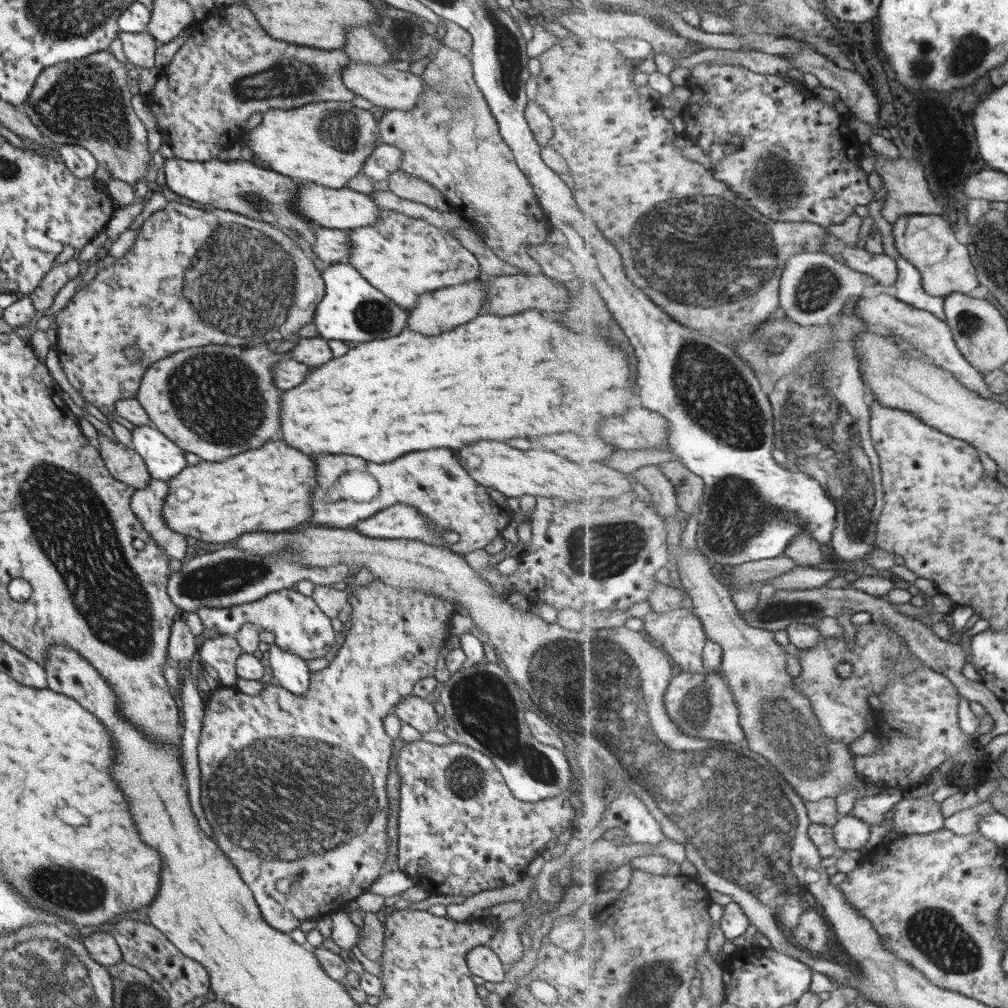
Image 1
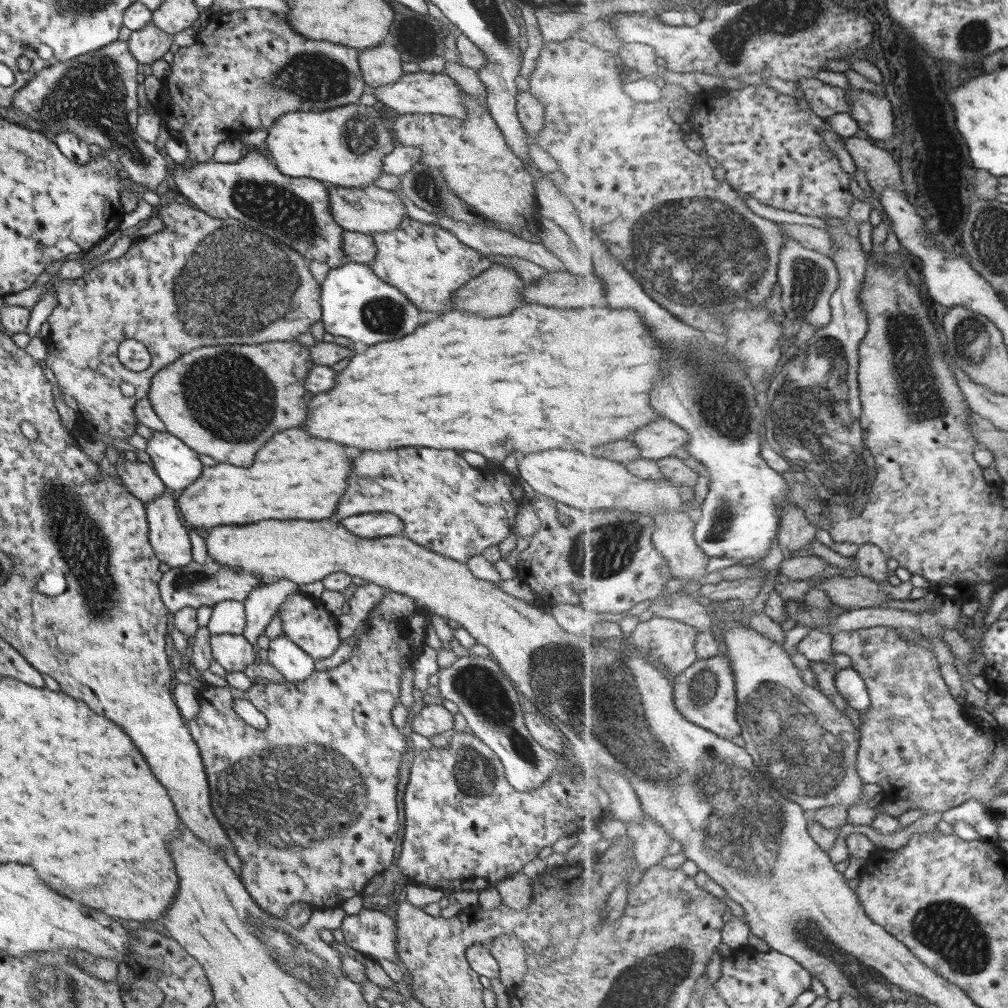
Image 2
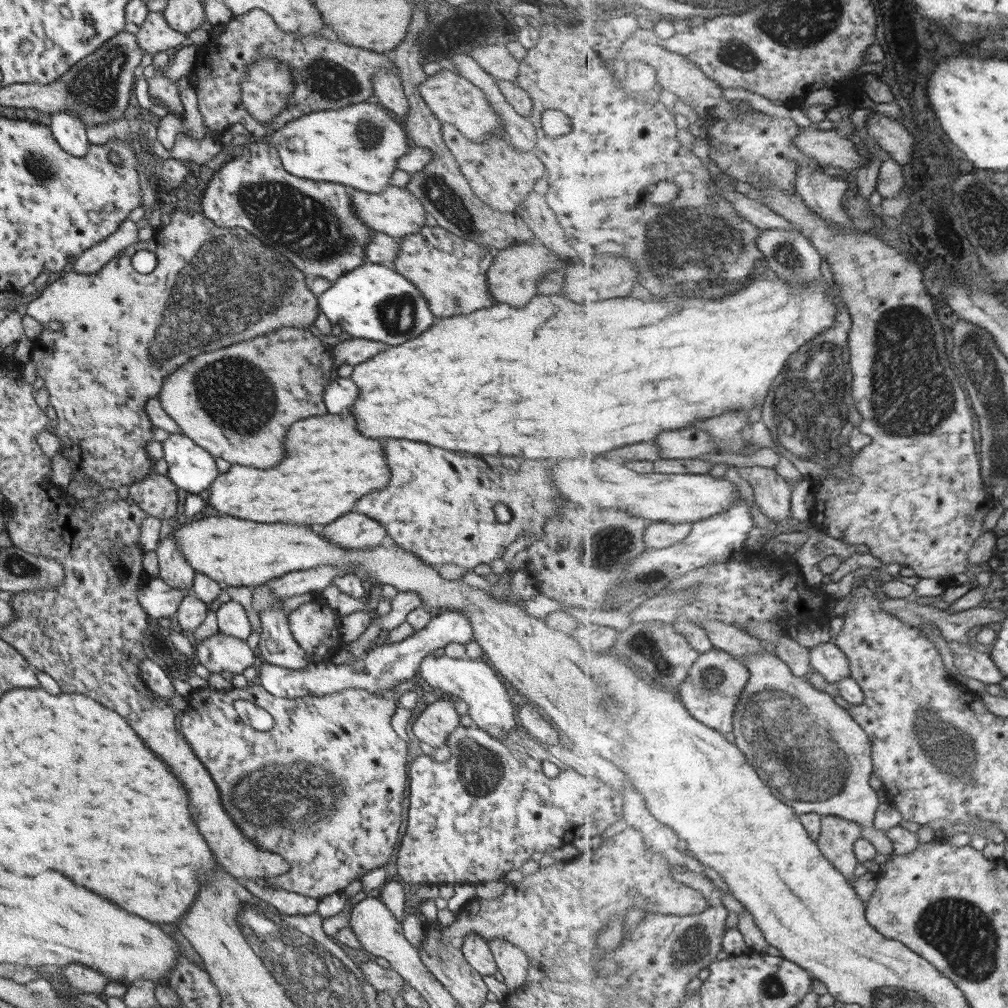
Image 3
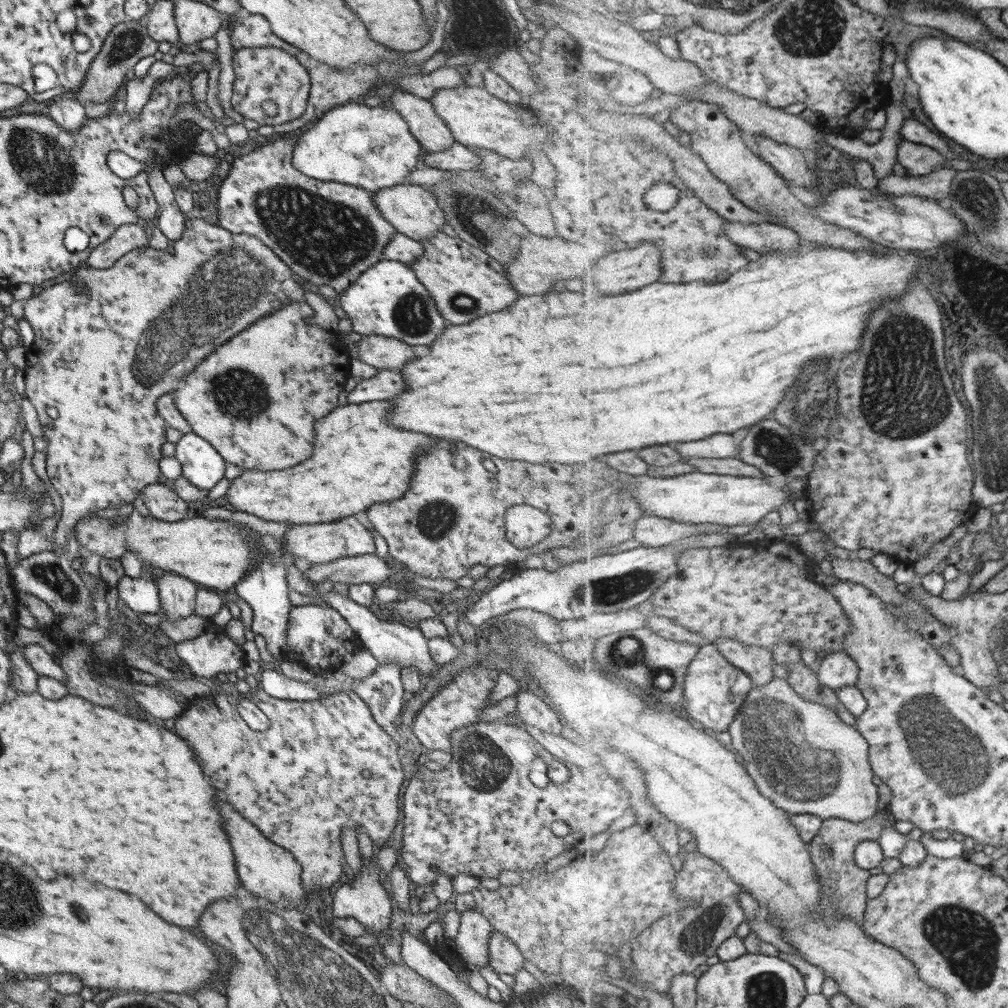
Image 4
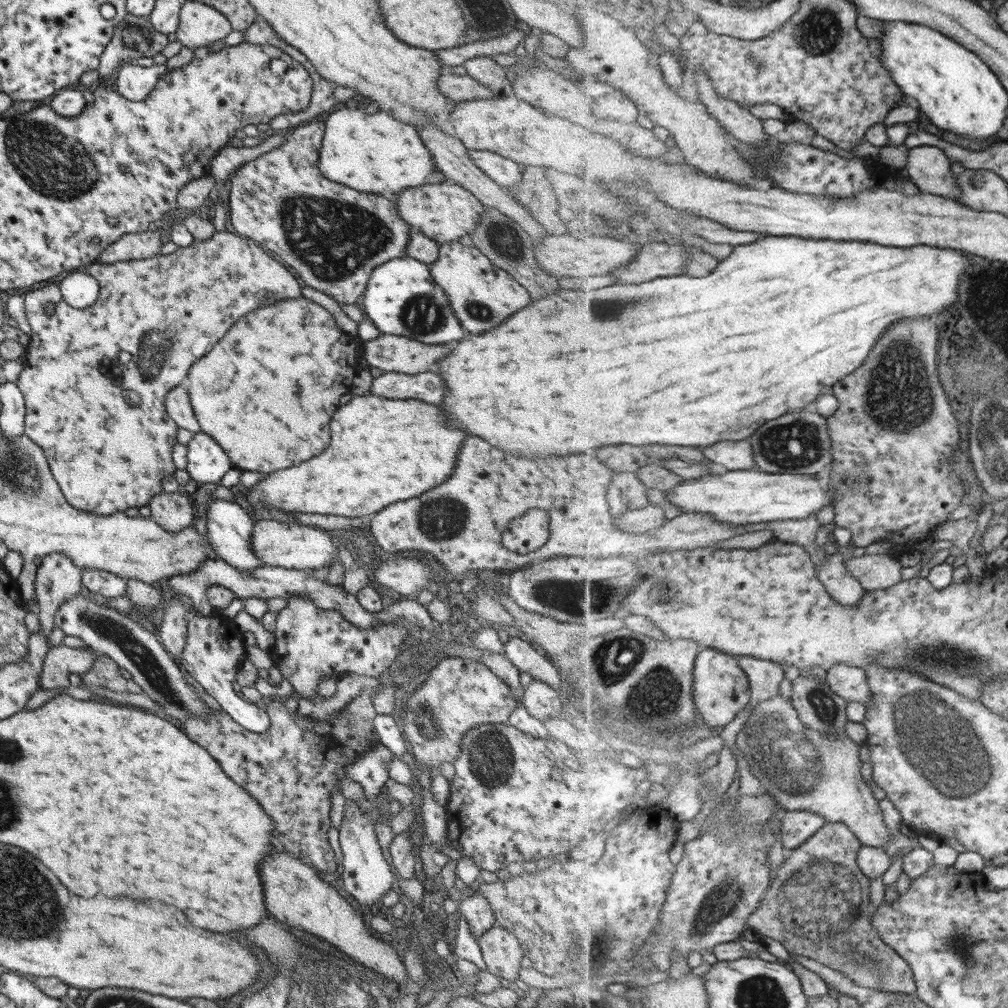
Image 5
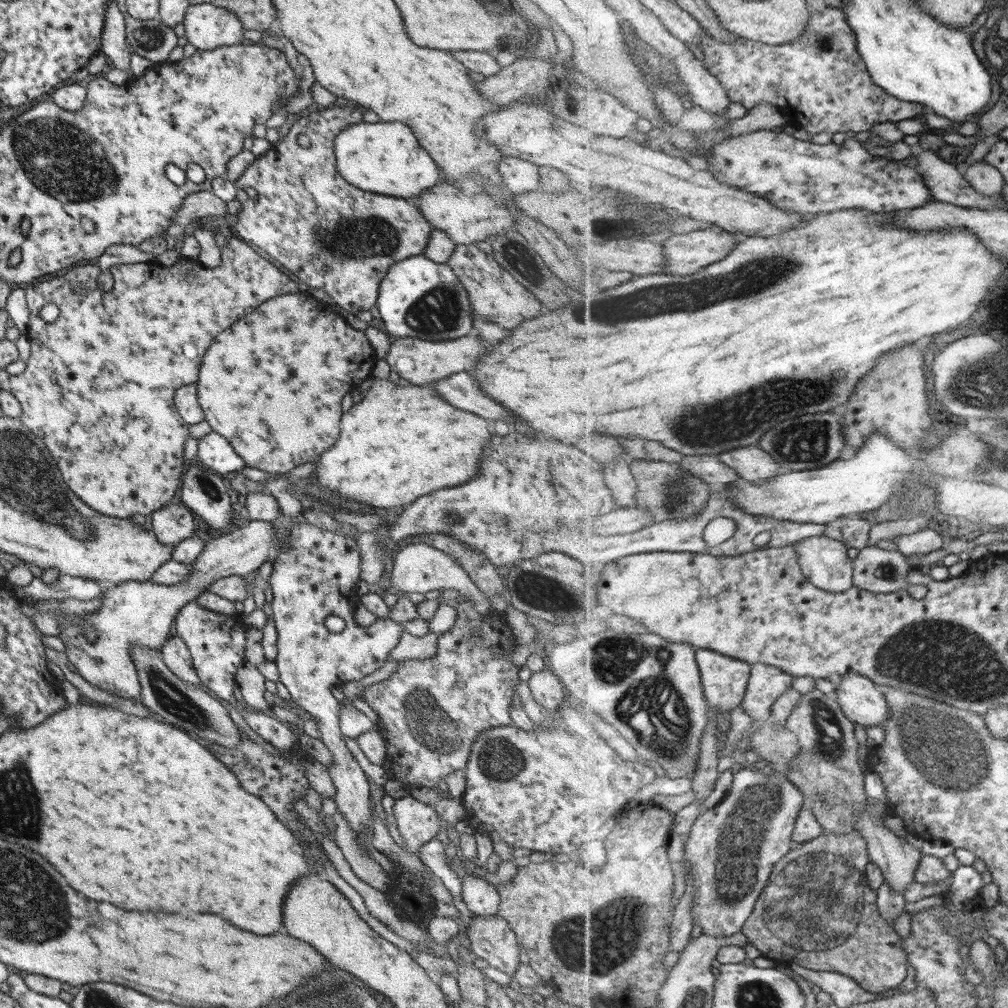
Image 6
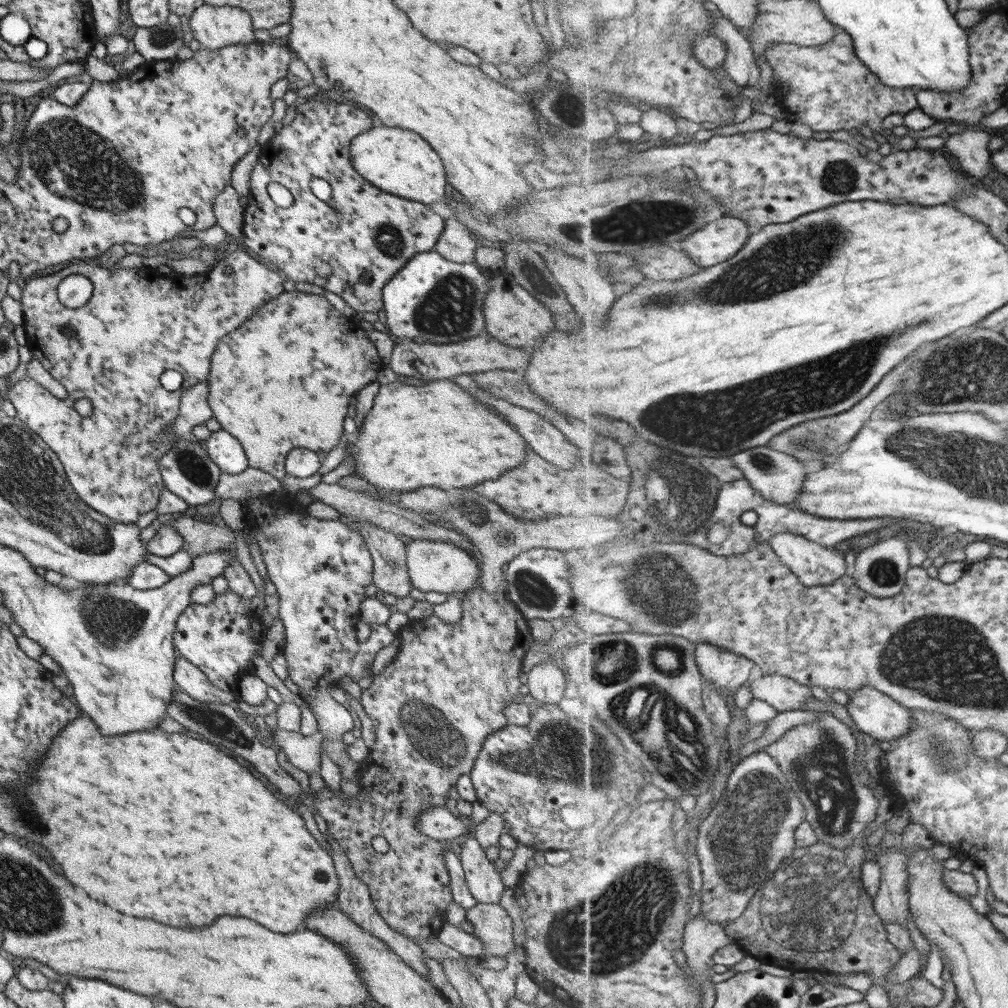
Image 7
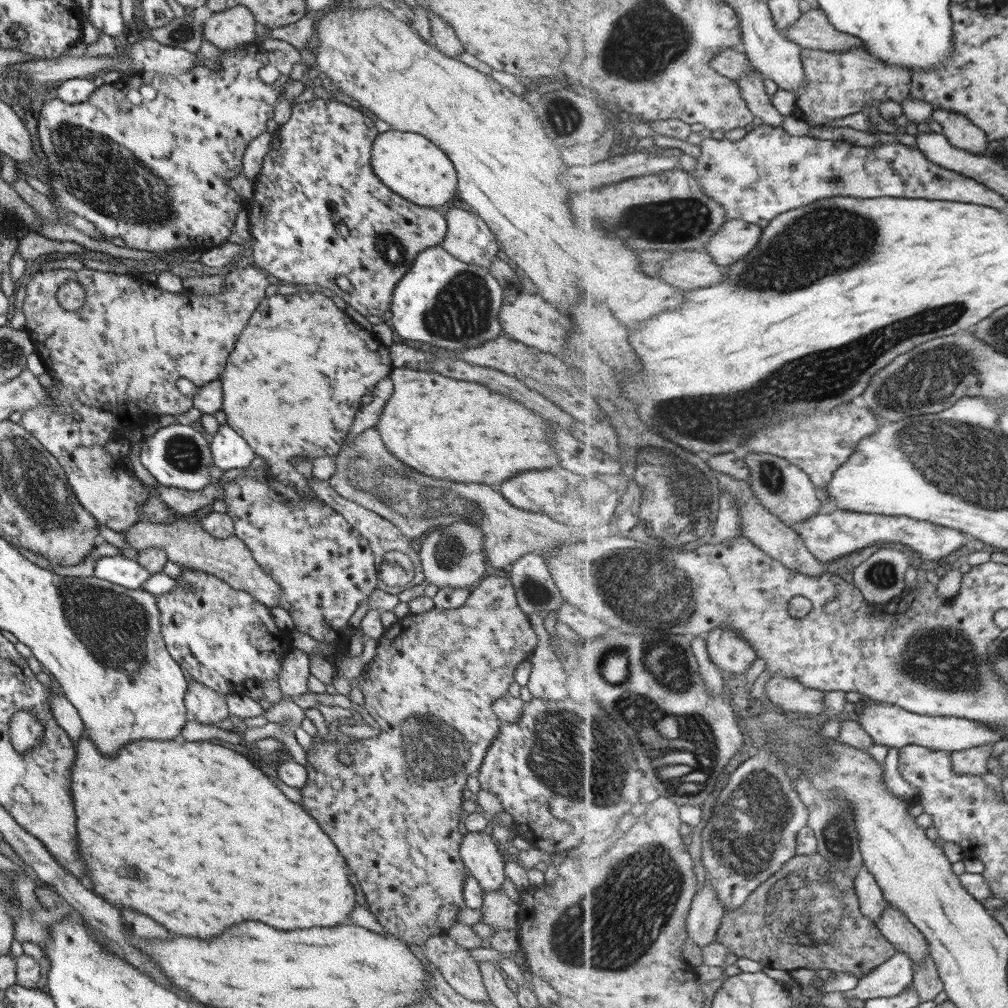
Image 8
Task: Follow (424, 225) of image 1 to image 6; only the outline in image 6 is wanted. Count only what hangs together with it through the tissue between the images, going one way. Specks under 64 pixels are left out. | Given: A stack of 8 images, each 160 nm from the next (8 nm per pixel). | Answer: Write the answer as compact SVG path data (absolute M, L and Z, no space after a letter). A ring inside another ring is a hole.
M455 246L455 251L445 264L451 268L455 280L459 280L459 284L467 291L473 328L485 342L499 344L501 340L509 338L511 330L519 322L539 316L539 301L502 270L491 255L479 251L475 246Z

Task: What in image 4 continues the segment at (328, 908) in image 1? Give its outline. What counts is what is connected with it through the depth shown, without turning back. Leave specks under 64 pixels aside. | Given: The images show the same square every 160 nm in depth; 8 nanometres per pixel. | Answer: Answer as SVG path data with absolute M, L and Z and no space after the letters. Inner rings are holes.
M255 688L247 695L239 695L235 692L223 694L221 691L213 693L208 697L195 697L188 700L184 710L175 719L175 735L182 738L197 756L197 762L203 766L203 772L211 778L211 784L215 784L217 790L225 792L225 800L237 808L237 812L247 818L251 825L259 830L259 833L274 842L277 846L284 848L288 853L293 855L293 858L300 864L301 869L301 884L305 890L315 890L315 888L328 888L333 882L339 881L339 876L343 873L341 871L341 861L343 860L342 848L340 845L340 837L343 830L353 830L356 834L356 827L361 828L364 833L372 840L375 850L384 846L387 838L393 832L397 822L397 802L399 798L399 786L403 782L403 772L401 771L400 760L397 756L398 746L396 742L383 731L383 727L375 723L369 708L359 699L353 691L340 691L335 695L326 696L311 701L289 701L272 698L269 694ZM241 699L248 699L257 709L261 710L265 717L269 720L269 729L264 732L254 732L247 730L241 725L241 718L239 718L235 704Z

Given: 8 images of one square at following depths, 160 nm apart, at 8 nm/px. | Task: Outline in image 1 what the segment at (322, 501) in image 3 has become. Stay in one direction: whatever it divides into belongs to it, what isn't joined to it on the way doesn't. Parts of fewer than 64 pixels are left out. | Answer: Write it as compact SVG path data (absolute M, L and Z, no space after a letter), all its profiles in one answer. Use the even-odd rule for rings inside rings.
M283 440L265 442L259 450L247 450L221 462L201 461L186 467L167 481L167 496L162 504L162 517L166 527L174 533L191 536L216 546L228 546L237 536L253 530L265 532L287 531L312 515L312 491L317 485L313 458L287 446Z

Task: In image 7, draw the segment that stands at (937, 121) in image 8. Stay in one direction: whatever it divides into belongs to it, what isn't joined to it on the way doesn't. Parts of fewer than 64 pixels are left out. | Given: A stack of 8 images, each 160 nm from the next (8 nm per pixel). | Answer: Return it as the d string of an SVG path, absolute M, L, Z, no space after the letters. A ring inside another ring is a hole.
M959 127L959 132L951 132L951 135L945 140L944 149L946 149L950 155L955 156L958 159L958 168L969 176L974 177L979 183L985 176L989 176L991 172L992 152L989 151L989 142L991 137L984 131L973 131Z

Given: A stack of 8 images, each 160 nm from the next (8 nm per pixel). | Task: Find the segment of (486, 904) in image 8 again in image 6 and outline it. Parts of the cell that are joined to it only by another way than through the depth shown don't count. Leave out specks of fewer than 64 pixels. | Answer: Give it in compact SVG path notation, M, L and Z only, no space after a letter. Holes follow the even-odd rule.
M472 914L465 926L471 952L481 958L481 960L485 960L489 967L512 976L520 964L519 947L516 936L507 924L507 921L497 914L486 917Z

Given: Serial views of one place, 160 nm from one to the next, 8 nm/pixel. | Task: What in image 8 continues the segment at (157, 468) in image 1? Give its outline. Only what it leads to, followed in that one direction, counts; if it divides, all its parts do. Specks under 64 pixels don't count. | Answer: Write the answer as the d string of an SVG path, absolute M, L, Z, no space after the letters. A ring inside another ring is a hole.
M227 423L218 426L208 445L212 463L222 471L245 468L254 457L251 447Z

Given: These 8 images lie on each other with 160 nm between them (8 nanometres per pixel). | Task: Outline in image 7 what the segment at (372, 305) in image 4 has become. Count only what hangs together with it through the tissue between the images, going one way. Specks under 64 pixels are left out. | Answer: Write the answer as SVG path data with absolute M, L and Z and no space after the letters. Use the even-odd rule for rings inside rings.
M434 251L413 255L383 286L386 329L402 340L441 345L483 334L481 308L488 288L482 274L475 262L451 262Z

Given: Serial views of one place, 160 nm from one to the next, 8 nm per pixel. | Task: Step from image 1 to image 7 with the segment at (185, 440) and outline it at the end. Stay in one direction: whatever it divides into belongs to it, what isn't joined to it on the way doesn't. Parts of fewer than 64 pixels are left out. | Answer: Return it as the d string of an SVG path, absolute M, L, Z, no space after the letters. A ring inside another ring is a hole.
M283 291L278 293L275 298L262 304L243 324L240 324L235 330L229 332L215 345L213 355L210 358L210 367L208 368L208 393L207 400L209 408L212 412L212 417L220 424L220 428L226 430L233 438L239 441L243 447L245 456L248 460L248 466L266 472L273 478L281 481L286 474L284 469L284 460L290 450L296 448L306 448L311 452L323 450L329 452L333 448L339 436L343 432L343 418L345 418L347 404L349 398L355 396L360 388L365 384L373 382L377 371L383 367L381 358L377 355L375 346L369 341L360 324L356 320L349 319L341 315L333 306L327 303L323 295L315 295L303 293L300 291Z

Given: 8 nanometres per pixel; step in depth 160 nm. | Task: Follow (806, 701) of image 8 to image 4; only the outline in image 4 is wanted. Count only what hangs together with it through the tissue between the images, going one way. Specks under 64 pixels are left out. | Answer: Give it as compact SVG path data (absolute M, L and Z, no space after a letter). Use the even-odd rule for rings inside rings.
M730 636L720 638L715 646L735 666L746 671L754 681L755 687L767 685L776 676L773 654L762 646L747 646Z

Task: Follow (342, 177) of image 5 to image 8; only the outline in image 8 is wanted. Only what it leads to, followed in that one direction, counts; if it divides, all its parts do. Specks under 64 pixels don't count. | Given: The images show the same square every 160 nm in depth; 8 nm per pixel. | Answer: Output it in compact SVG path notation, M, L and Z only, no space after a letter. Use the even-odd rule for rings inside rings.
M389 130L373 139L370 165L375 176L395 194L416 206L448 207L455 203L456 174L451 161L420 134Z

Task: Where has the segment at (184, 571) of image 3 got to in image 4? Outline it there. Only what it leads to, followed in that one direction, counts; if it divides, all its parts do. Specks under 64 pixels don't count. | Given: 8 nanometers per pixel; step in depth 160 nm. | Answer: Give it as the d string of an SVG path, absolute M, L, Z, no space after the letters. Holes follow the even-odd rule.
M163 570L157 572L155 581L160 600L159 613L173 622L194 614L194 596L199 586L178 574Z

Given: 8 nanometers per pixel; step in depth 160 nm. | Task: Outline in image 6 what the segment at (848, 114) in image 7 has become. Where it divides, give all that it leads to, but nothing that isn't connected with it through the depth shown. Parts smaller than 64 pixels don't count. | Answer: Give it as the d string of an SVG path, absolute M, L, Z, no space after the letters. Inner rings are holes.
M830 6L822 13L813 13L810 21L807 23L805 33L803 33L799 39L795 39L795 41L788 42L787 44L768 45L763 42L751 41L743 38L741 38L741 41L735 43L722 42L723 40L715 39L707 32L703 32L703 39L701 39L701 41L702 52L705 54L706 67L710 69L710 71L719 79L719 82L728 90L728 95L732 101L739 102L747 109L753 108L753 106L759 104L759 102L771 103L781 110L790 109L792 112L800 115L802 119L801 126L811 135L819 134L819 132L831 132L832 134L835 134L835 132L849 132L849 130L857 134L860 132L871 133L872 128L875 125L889 122L897 124L899 121L921 116L923 108L927 109L927 106L923 103L904 101L893 94L889 94L888 91L874 81L867 68L866 62L862 59L862 55L859 54L858 36L855 35L854 30L851 28L844 10L839 7Z

